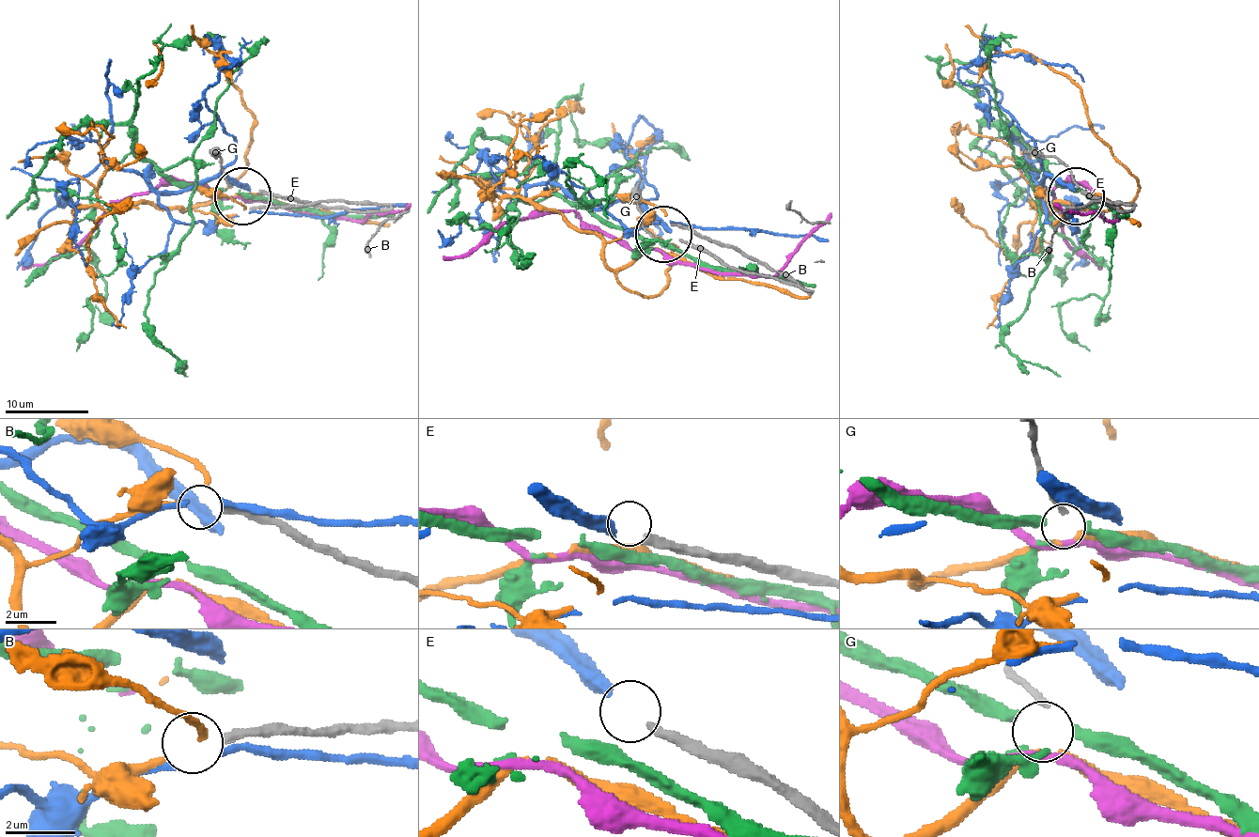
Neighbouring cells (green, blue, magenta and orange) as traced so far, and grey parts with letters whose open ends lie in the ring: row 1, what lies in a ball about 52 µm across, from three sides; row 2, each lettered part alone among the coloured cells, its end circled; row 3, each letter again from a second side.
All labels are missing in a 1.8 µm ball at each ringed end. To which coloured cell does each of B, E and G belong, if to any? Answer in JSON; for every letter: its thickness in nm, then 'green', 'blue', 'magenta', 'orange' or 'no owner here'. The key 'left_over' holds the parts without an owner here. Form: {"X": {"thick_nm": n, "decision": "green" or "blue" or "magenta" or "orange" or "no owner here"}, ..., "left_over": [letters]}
{"B": {"thick_nm": 260, "decision": "no owner here"}, "E": {"thick_nm": 320, "decision": "blue"}, "G": {"thick_nm": 200, "decision": "magenta"}, "left_over": ["B"]}

